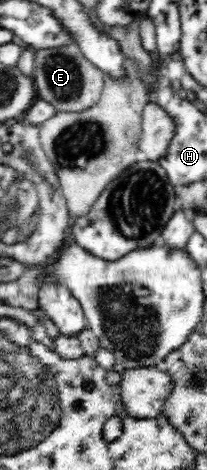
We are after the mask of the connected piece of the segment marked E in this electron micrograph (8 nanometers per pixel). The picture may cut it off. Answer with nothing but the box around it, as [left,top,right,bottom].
[31,44,104,112]

